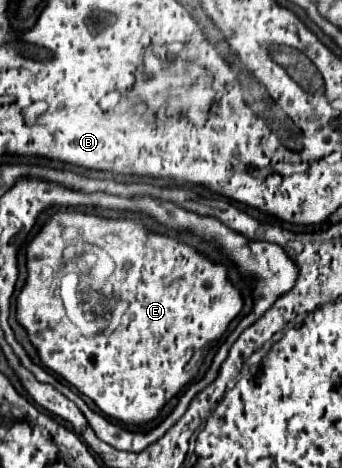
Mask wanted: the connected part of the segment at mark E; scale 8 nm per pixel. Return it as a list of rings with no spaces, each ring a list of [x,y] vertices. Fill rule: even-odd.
[[[71,210],[57,212],[57,214],[51,216],[51,220],[41,228],[41,232],[39,232],[39,234],[31,240],[31,244],[27,246],[27,268],[29,268],[29,278],[27,278],[27,284],[25,284],[25,288],[21,290],[21,294],[19,294],[19,298],[17,298],[17,320],[19,320],[19,324],[27,330],[31,344],[39,350],[39,356],[41,356],[43,364],[45,364],[47,368],[51,368],[53,372],[61,374],[61,376],[63,376],[71,386],[75,386],[81,394],[89,396],[89,398],[99,406],[101,412],[105,412],[107,416],[117,418],[117,420],[121,420],[121,422],[127,422],[127,424],[145,424],[145,422],[153,420],[153,418],[159,414],[159,410],[165,406],[165,402],[167,402],[169,398],[173,398],[173,396],[181,390],[181,386],[185,386],[185,384],[195,376],[197,368],[189,366],[189,360],[191,360],[199,350],[211,348],[211,346],[225,334],[229,322],[231,322],[231,320],[241,312],[241,308],[243,308],[243,298],[241,298],[239,290],[237,290],[233,284],[229,284],[229,280],[227,280],[227,268],[225,268],[223,264],[213,264],[209,258],[197,254],[187,242],[183,242],[183,240],[179,240],[179,238],[155,236],[153,232],[149,232],[149,230],[145,228],[143,219],[139,216],[110,219],[85,216],[83,212],[71,212]],[[71,230],[75,230],[75,234],[81,234],[81,230],[95,230],[95,244],[97,244],[97,246],[103,246],[103,248],[111,254],[111,258],[115,260],[115,272],[113,272],[113,276],[109,278],[109,282],[115,286],[119,298],[125,300],[129,306],[127,306],[127,310],[123,312],[121,324],[119,324],[111,334],[99,334],[99,336],[93,336],[93,338],[83,338],[83,336],[79,334],[79,330],[71,324],[71,320],[67,320],[67,314],[65,314],[65,308],[63,308],[63,304],[61,304],[57,286],[59,286],[59,280],[65,276],[65,264],[63,264],[63,260],[61,260],[61,252],[63,252],[63,248],[67,246],[69,238],[75,236],[75,234],[71,234]]]

